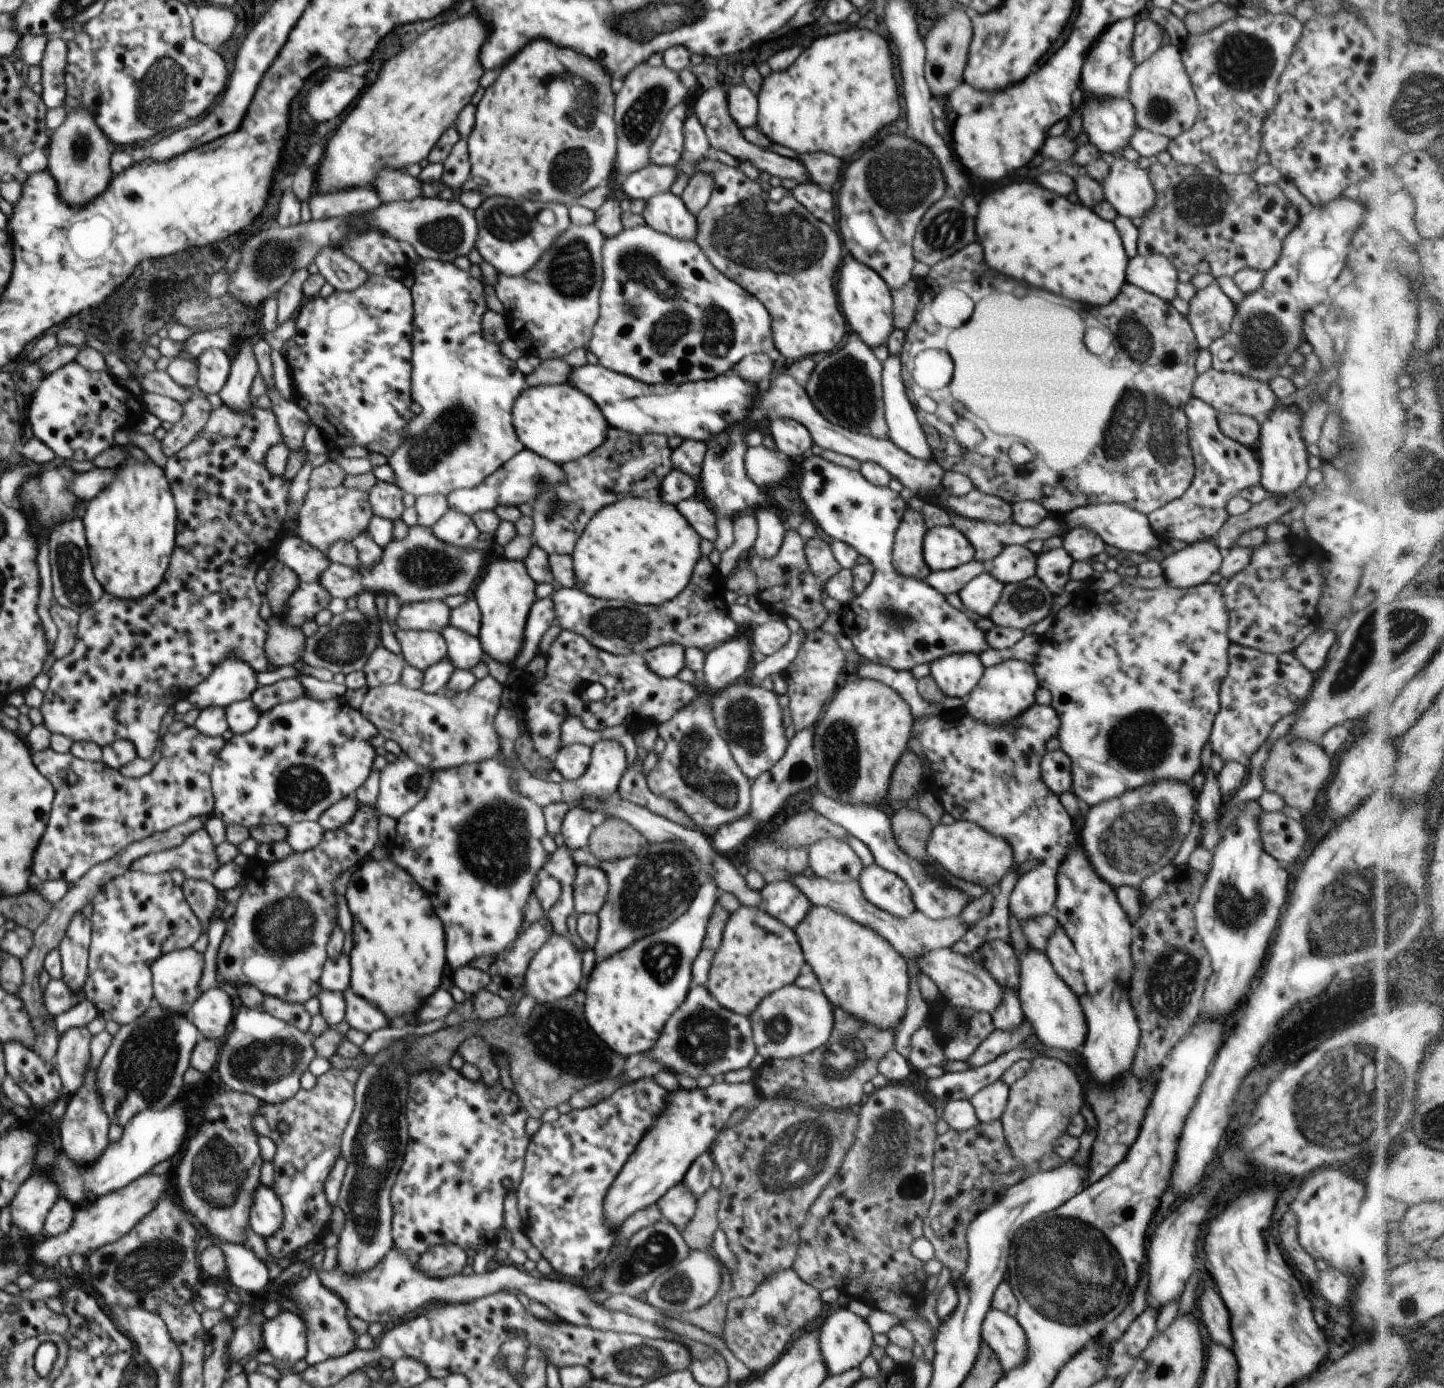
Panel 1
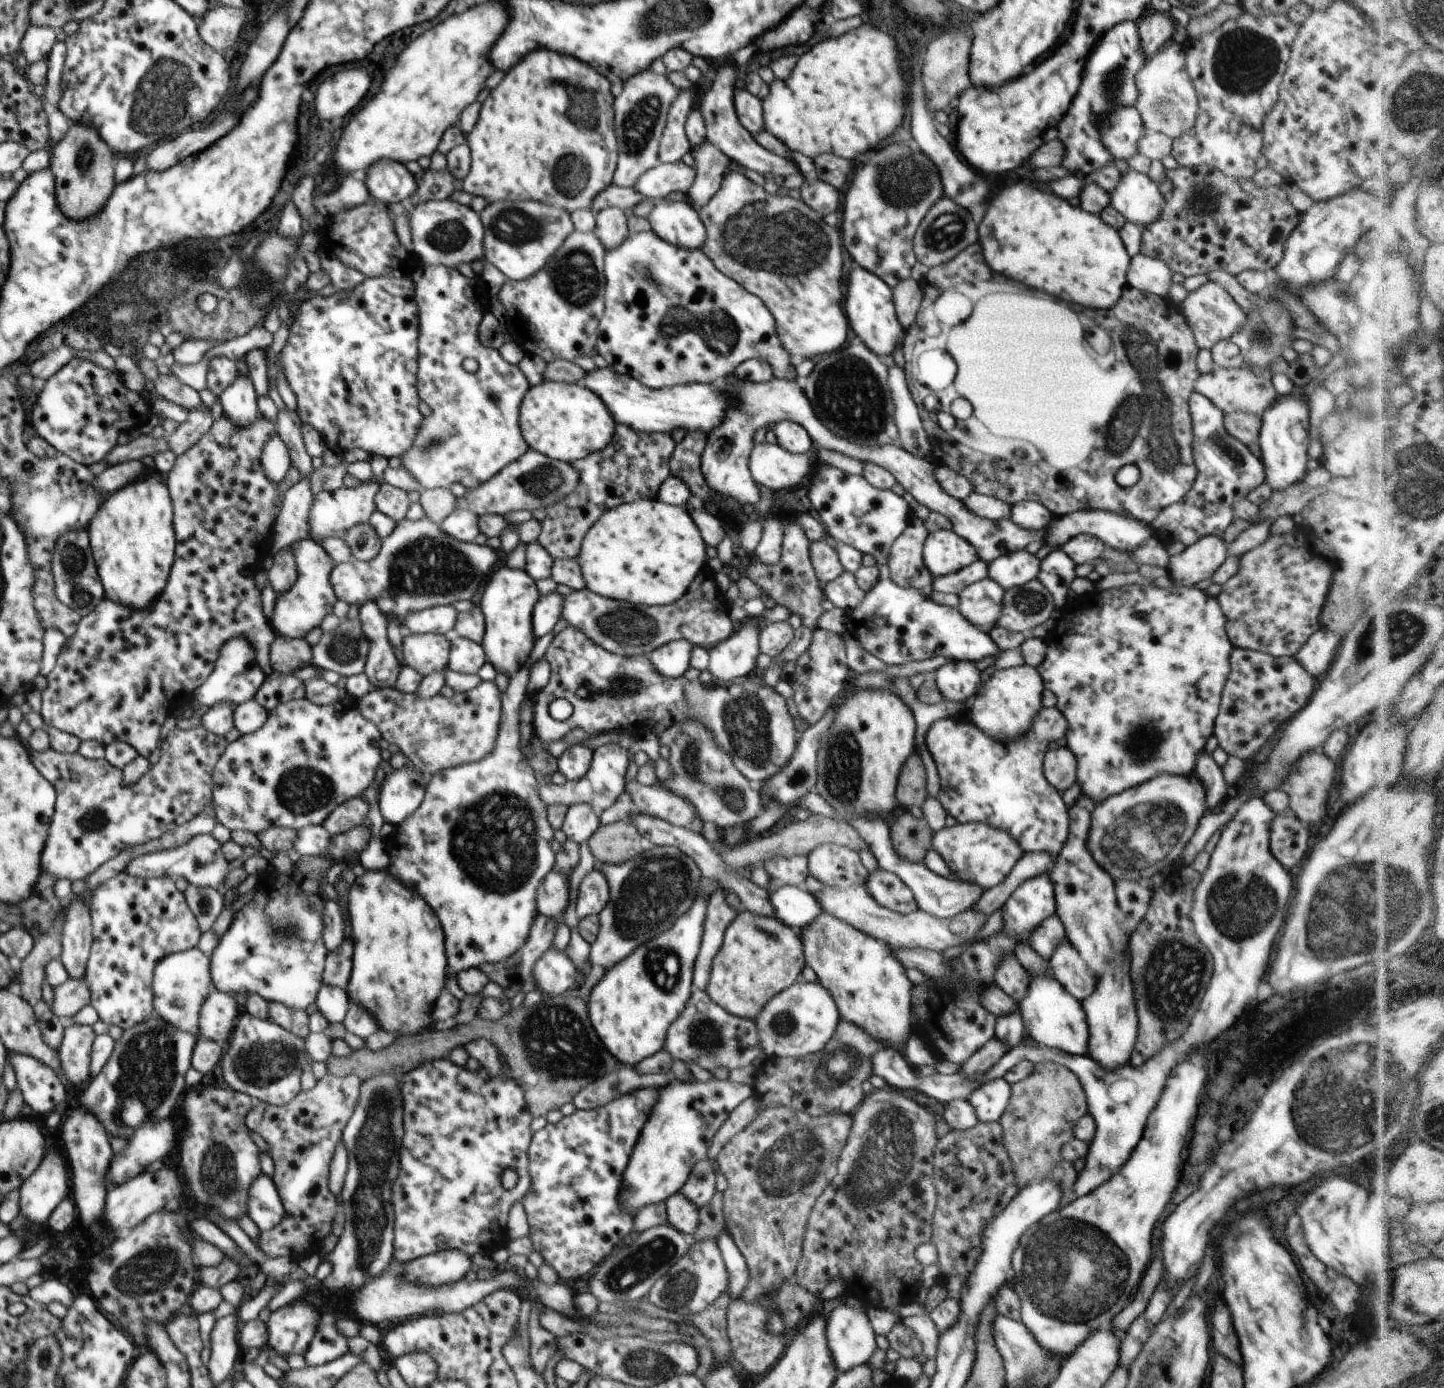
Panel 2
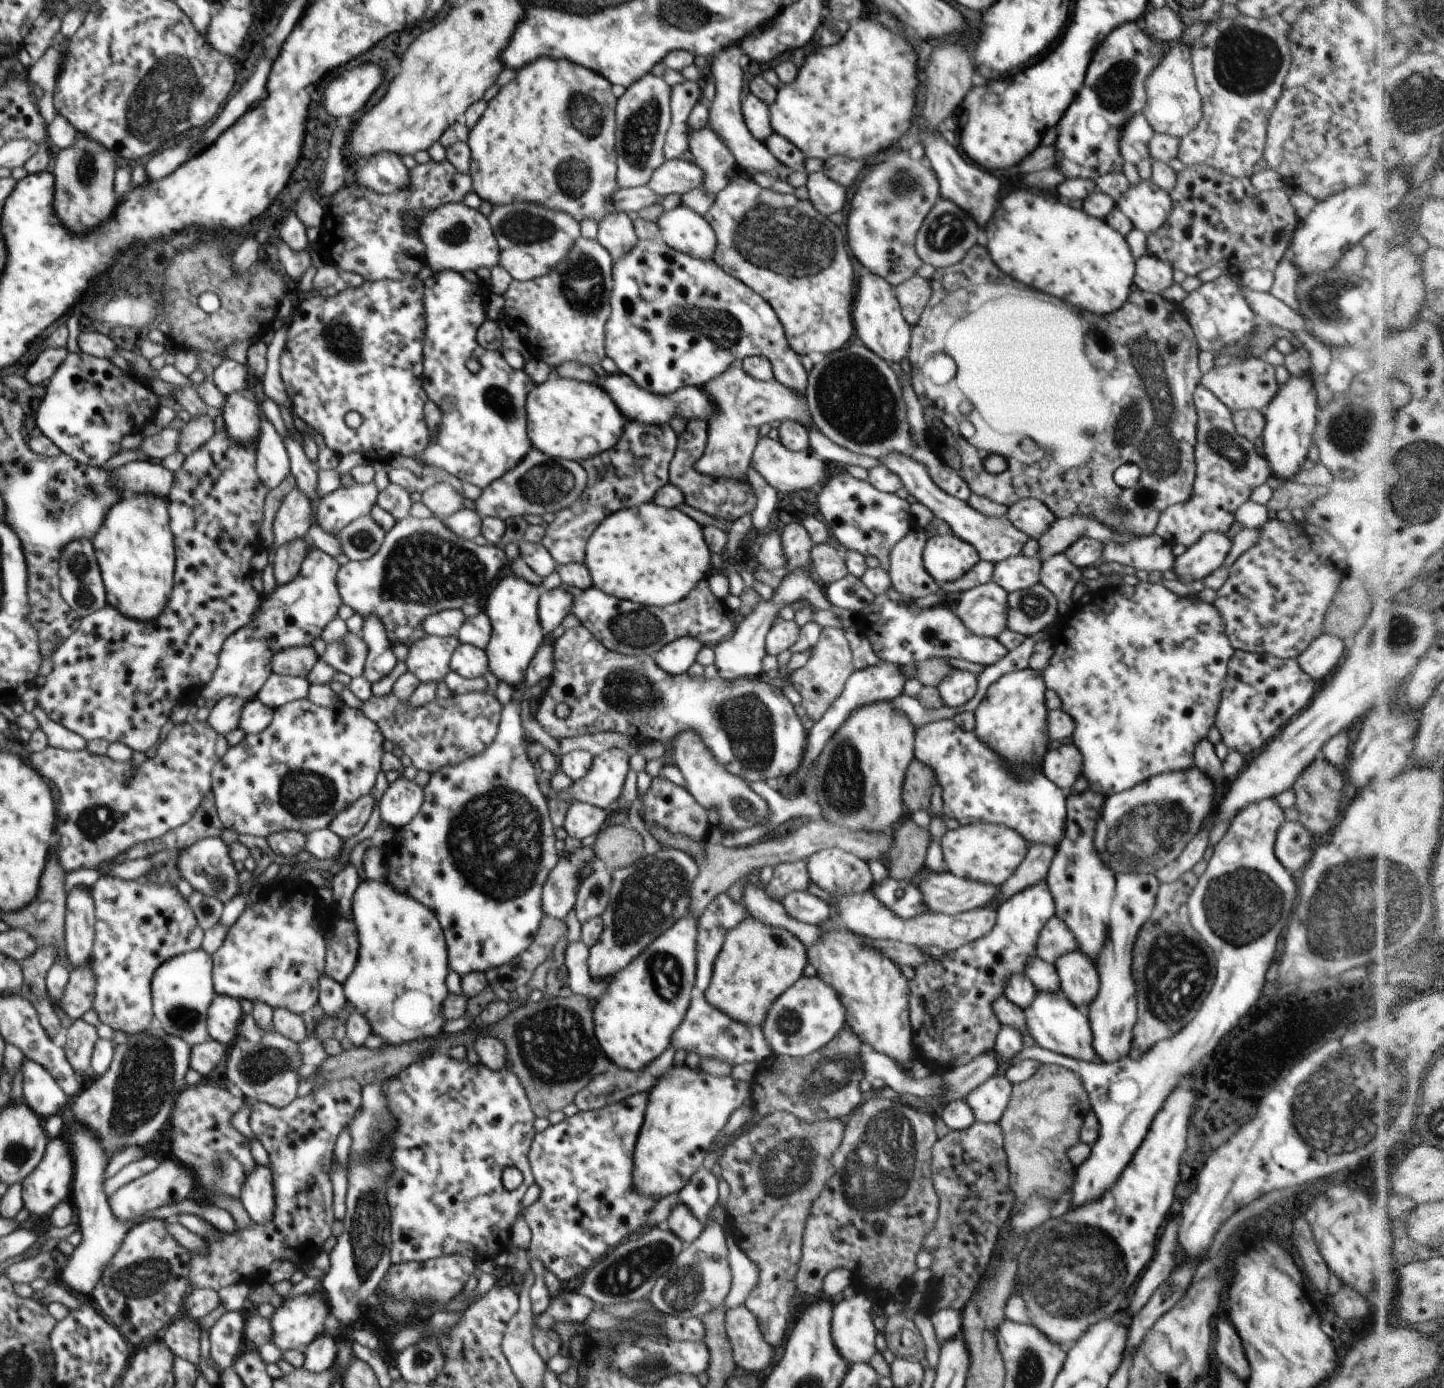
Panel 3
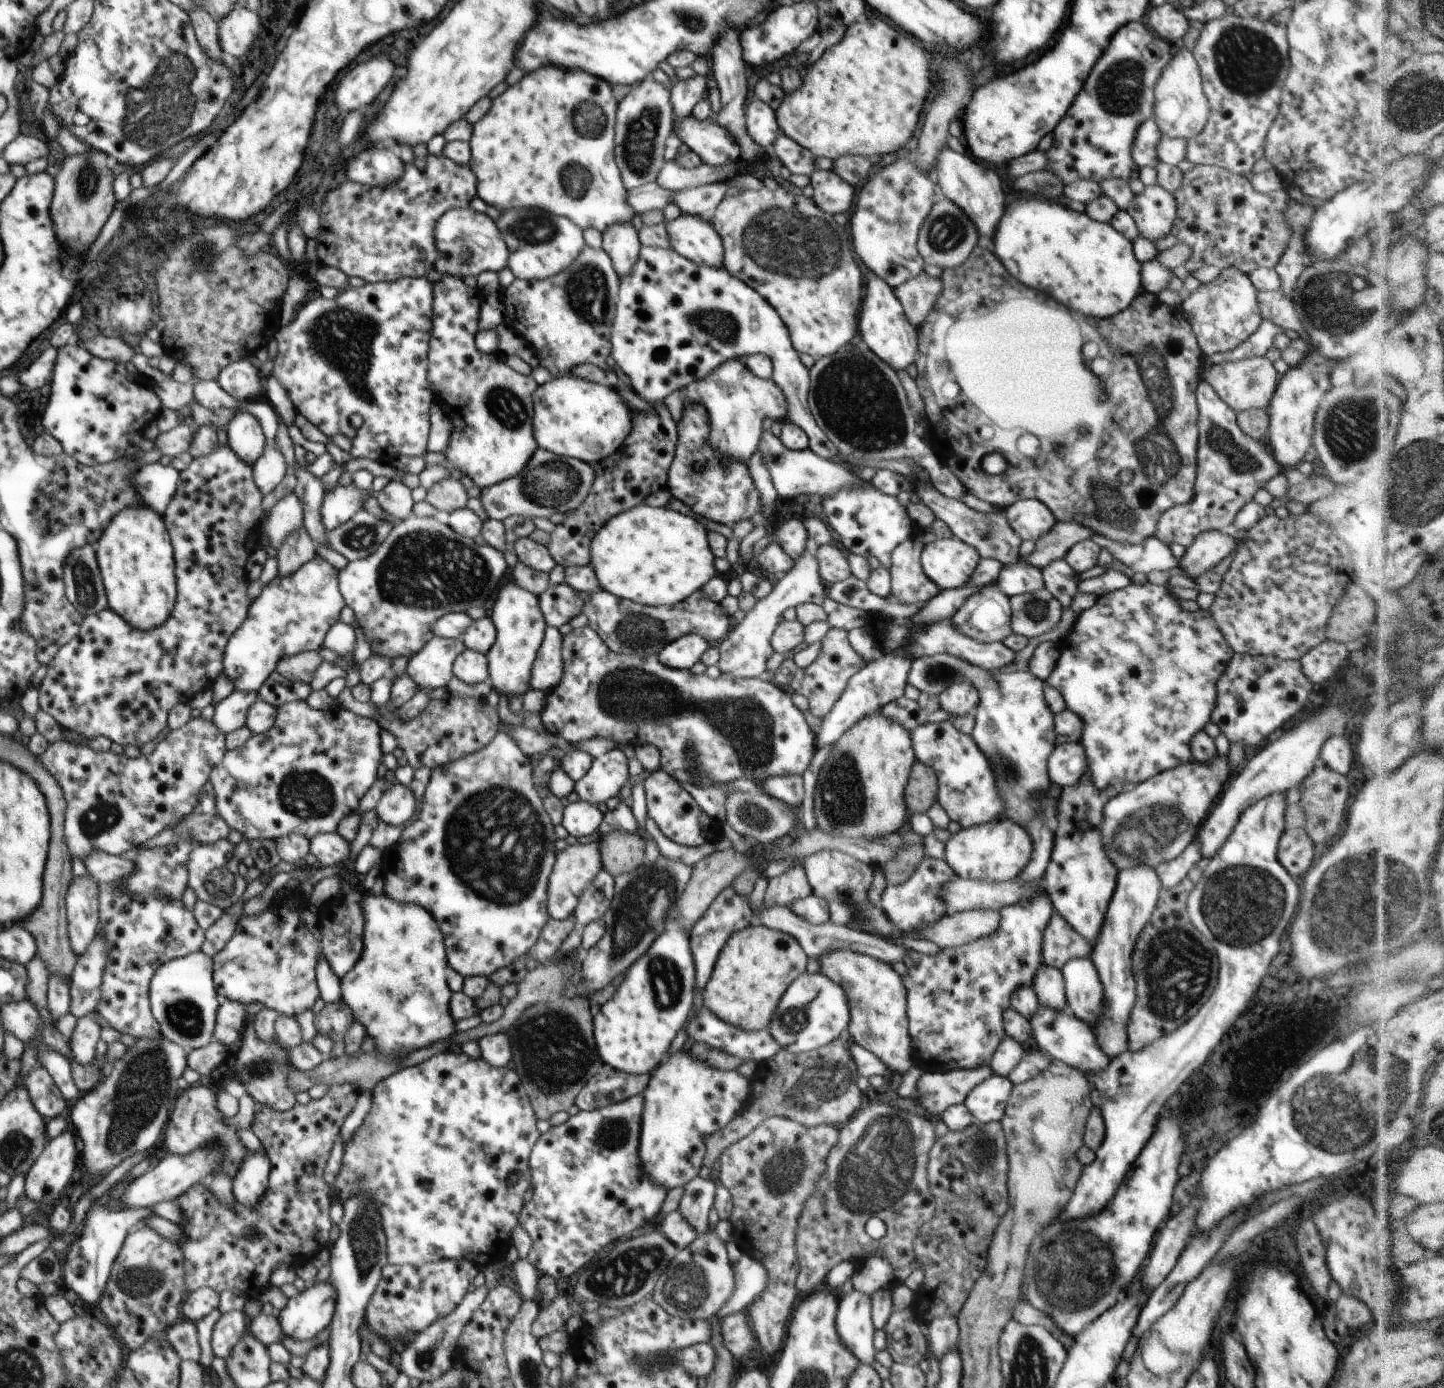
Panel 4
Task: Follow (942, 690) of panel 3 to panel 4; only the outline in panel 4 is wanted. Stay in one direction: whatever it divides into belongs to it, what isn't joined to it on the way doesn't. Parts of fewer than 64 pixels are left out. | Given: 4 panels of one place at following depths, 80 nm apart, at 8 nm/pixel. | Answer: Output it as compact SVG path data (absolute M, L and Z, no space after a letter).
M952 683L939 694L939 706L951 719L973 714L979 703L976 687L970 683Z

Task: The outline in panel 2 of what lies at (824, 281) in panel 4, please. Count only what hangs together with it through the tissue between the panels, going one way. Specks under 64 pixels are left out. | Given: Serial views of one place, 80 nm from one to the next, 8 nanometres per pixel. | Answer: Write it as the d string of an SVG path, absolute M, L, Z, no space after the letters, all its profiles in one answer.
M735 167L728 170L722 179L722 184L718 189L718 192L697 211L700 220L704 223L707 232L707 239L705 245L701 248L703 253L714 263L714 266L728 276L733 278L738 284L741 284L748 292L754 293L757 297L760 297L766 306L770 309L772 316L776 321L776 328L778 336L784 345L784 348L791 354L794 361L808 359L812 356L818 356L818 354L828 354L835 350L841 349L845 346L845 342L849 337L849 322L844 310L845 300L845 280L846 280L846 269L847 254L842 258L842 234L840 230L836 228L830 228L824 224L824 220L816 214L815 210L812 210L802 199L794 199L789 195L779 196L771 195L764 191L763 186L758 186L754 182L750 181L744 174L741 174Z

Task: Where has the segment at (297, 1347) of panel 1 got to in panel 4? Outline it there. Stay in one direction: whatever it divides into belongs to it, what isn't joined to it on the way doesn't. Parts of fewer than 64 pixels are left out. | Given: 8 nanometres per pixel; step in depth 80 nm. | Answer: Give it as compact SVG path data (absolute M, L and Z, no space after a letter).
M327 1279L316 1281L314 1284L306 1286L305 1290L298 1296L289 1298L287 1305L278 1313L278 1318L286 1337L292 1337L299 1341L310 1340L326 1326L331 1324L335 1313L335 1288Z

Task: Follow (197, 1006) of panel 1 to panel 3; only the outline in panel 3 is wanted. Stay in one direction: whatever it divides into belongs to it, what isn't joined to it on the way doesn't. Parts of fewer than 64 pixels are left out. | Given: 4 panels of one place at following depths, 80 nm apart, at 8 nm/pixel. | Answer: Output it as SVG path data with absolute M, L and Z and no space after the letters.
M216 995L207 1012L207 1029L210 1038L230 1045L237 1035L243 1018L240 1001L226 995Z

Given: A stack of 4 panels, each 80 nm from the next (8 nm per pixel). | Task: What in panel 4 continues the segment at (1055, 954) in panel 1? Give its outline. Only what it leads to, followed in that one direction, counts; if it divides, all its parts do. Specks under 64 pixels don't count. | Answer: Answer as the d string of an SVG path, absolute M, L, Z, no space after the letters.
M1090 958L1069 960L1061 968L1068 1011L1094 1028L1103 1010L1103 984Z

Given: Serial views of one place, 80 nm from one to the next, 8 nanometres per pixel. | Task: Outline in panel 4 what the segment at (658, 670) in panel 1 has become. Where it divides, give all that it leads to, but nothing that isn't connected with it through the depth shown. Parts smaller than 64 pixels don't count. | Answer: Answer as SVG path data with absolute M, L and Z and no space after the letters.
M690 633L667 644L658 654L660 662L673 669L690 669L701 660L708 641L699 634Z

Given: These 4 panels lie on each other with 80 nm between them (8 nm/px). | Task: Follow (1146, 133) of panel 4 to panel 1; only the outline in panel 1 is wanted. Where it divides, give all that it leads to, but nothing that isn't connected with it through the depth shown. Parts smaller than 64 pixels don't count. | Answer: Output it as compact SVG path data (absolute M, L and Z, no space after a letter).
M1084 95L1078 110L1086 134L1102 153L1121 156L1138 130L1134 105L1127 98L1093 99Z

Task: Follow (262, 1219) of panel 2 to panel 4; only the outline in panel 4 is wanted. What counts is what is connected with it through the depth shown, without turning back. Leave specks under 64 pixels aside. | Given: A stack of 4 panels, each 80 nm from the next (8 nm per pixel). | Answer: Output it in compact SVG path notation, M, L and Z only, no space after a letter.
M248 1151L233 1178L233 1195L246 1210L257 1209L267 1192L272 1163L265 1151Z

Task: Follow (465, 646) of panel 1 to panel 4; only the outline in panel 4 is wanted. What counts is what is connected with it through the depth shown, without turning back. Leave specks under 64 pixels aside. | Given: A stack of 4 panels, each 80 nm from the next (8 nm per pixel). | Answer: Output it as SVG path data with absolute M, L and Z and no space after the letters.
M464 649L453 664L453 676L466 684L478 684L489 681L488 659L486 655Z

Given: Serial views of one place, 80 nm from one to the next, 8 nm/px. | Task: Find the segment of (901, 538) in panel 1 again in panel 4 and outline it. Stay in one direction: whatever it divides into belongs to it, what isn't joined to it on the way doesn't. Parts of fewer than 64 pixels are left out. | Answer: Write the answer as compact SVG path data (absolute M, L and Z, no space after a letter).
M910 537L901 542L891 552L891 589L890 600L896 600L903 605L922 605L934 598L940 590L938 585L924 574L921 565L921 552L924 544L920 538Z

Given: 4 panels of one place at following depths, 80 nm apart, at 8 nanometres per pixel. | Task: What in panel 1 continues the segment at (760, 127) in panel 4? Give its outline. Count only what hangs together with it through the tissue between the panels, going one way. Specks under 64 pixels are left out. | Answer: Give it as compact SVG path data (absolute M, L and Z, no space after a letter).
M727 85L729 113L743 131L757 126L759 102L757 96L745 85Z

